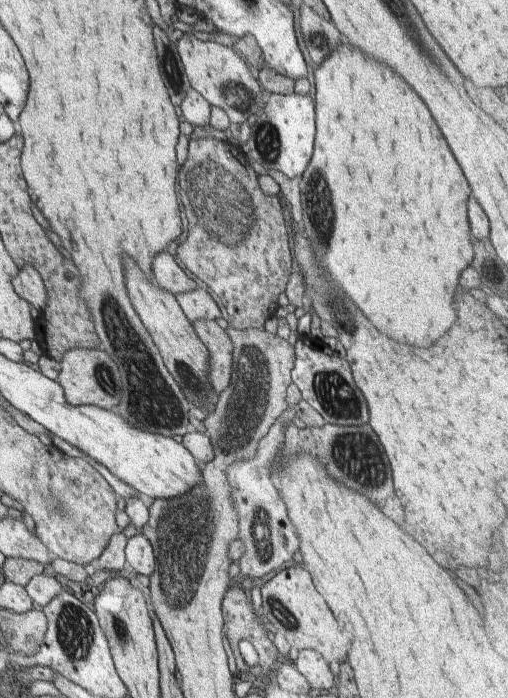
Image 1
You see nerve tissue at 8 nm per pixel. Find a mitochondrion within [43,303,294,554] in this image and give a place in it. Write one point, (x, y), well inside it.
(148, 398)

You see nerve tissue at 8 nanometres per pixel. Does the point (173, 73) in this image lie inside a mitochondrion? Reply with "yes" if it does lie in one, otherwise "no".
yes

